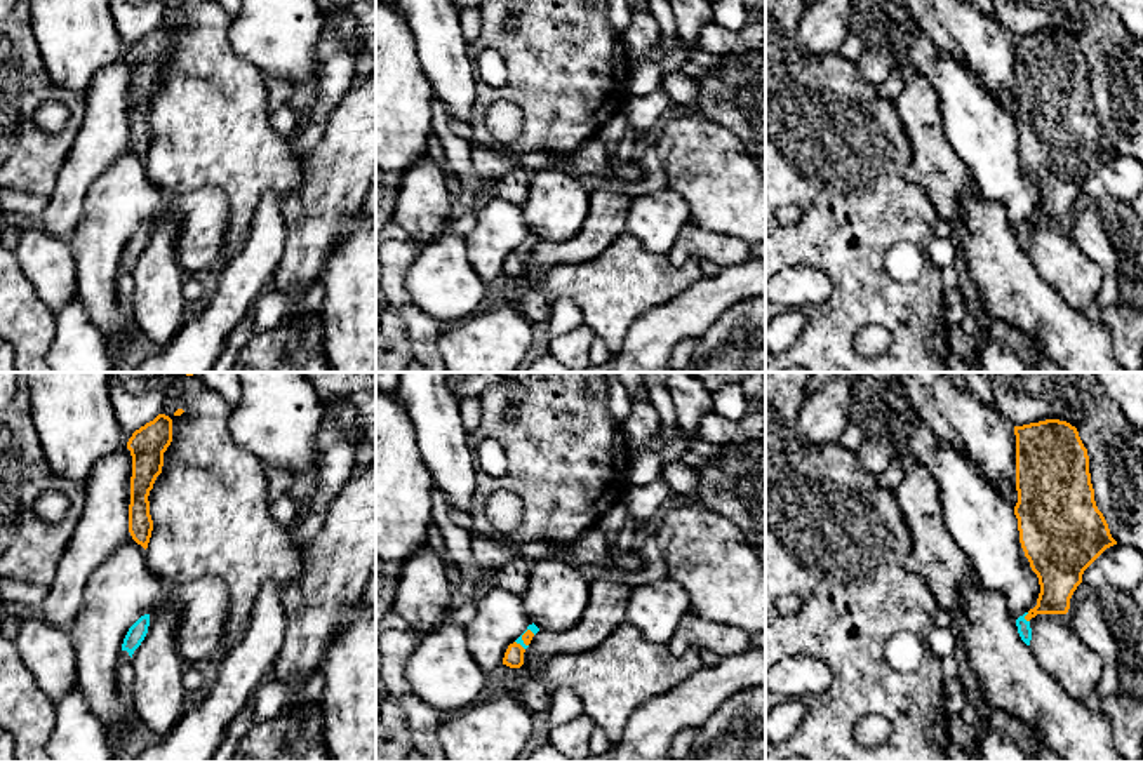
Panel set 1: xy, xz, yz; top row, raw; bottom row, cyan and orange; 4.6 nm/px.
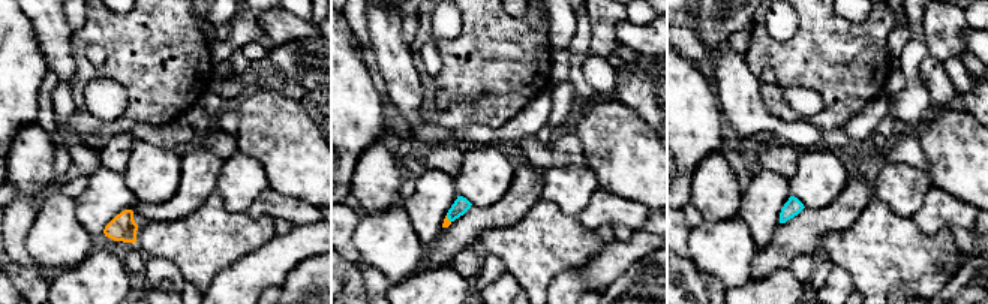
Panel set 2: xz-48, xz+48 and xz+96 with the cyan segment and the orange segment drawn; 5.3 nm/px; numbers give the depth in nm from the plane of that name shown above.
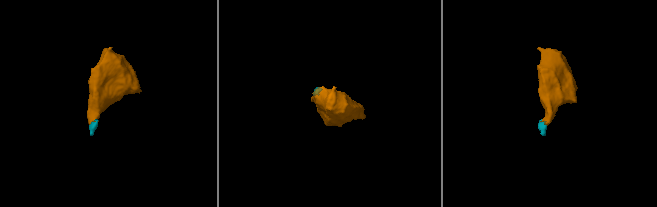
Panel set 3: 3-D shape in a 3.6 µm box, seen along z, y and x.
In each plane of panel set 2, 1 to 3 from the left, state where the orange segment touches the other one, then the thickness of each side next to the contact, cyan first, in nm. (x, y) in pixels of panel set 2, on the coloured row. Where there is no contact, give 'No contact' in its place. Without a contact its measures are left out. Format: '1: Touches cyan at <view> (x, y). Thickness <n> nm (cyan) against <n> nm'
1: No contact
2: Touches cyan at xz+48 (449, 219). Thickness 90 nm (cyan) against 40 nm
3: No contact

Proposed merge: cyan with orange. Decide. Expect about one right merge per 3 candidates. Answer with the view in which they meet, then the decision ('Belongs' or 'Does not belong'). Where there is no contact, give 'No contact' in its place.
Touches cyan in yz. Belongs

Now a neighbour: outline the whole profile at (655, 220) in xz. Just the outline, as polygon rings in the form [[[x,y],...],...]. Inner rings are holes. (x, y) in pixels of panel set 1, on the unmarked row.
[[[672,188],[633,197],[625,233],[635,237],[651,254],[666,254],[680,230],[691,223],[687,202]]]

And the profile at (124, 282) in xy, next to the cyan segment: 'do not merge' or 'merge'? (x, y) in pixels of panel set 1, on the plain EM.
merge

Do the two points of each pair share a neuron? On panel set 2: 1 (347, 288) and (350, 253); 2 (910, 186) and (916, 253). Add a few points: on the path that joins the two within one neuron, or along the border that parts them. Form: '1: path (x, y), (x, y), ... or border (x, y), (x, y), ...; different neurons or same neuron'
1: border (347, 258), (356, 262); different neurons
2: border (877, 202), (883, 202), (897, 216), (910, 217); different neurons

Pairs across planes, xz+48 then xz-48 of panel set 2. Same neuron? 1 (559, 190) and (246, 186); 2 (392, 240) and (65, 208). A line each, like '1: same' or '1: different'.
1: same
2: same

